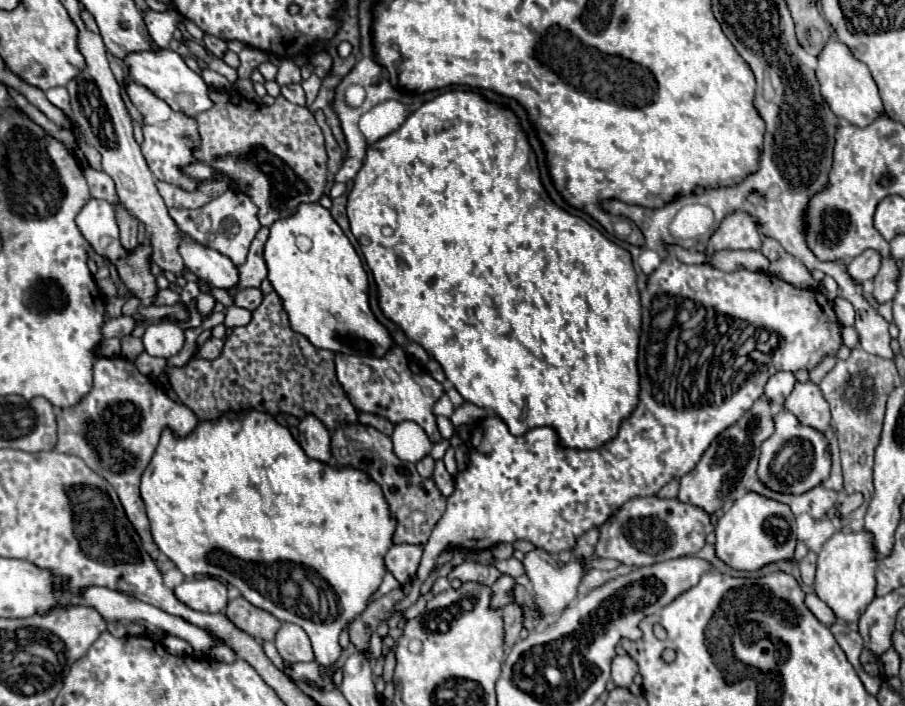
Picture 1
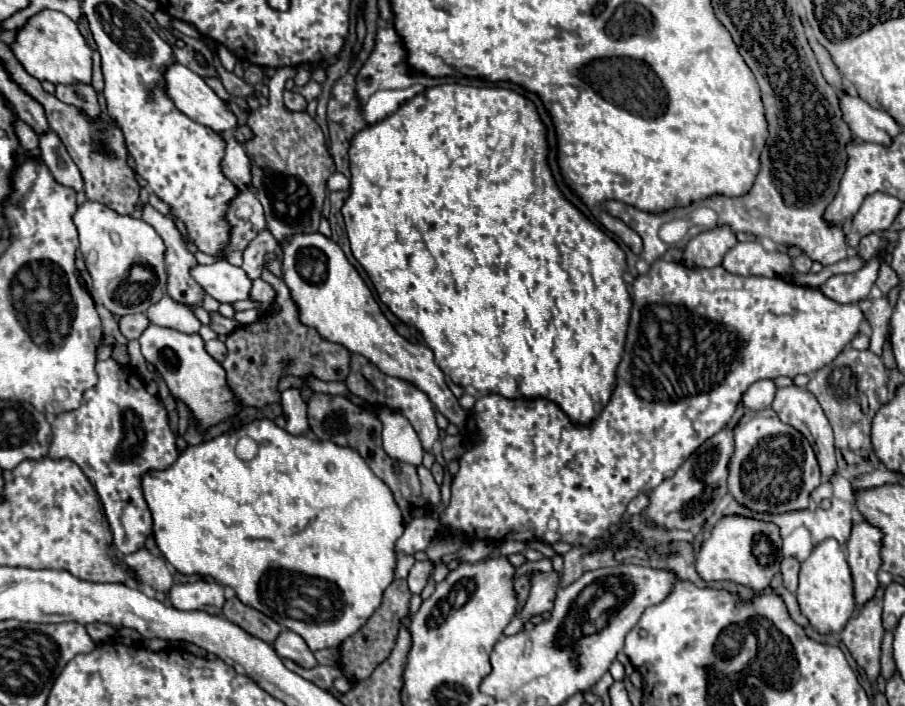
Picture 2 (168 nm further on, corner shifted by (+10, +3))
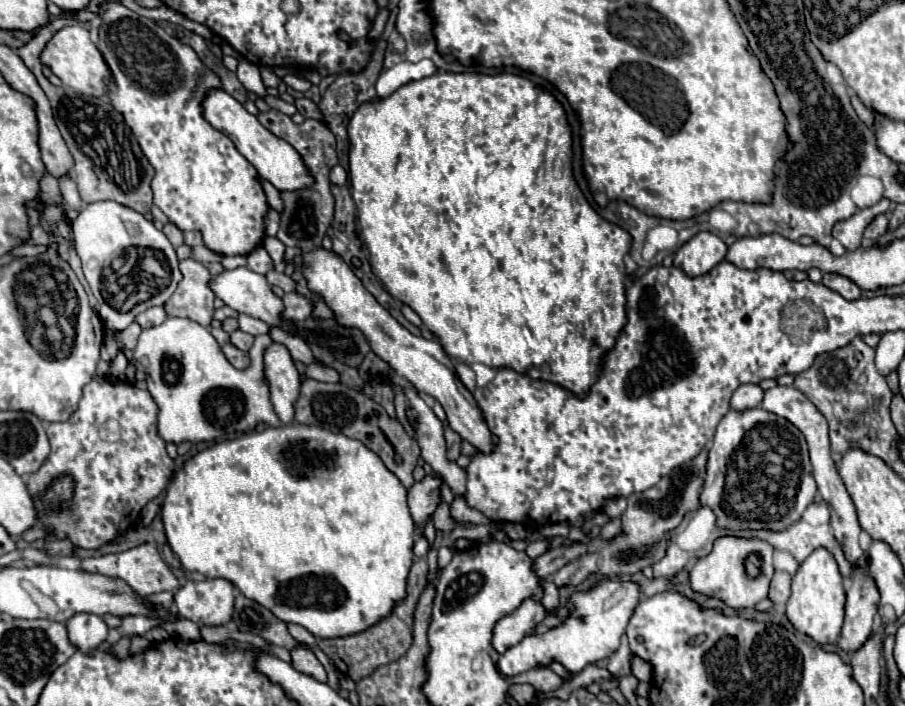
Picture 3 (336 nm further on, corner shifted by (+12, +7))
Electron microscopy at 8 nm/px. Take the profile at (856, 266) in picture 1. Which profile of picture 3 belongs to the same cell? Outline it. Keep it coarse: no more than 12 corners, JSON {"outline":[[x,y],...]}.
{"outline":[[876,216],[864,232],[864,242],[878,240],[888,230],[888,216]]}

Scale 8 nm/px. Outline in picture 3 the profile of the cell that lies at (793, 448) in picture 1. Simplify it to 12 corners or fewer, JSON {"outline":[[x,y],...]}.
{"outline":[[730,410],[700,494],[728,530],[784,530],[816,496],[804,434]]}

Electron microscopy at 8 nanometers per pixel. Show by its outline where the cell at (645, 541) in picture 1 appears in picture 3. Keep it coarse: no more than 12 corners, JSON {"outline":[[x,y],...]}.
{"outline":[[526,598],[496,624],[492,646],[502,654],[544,620],[546,608]]}

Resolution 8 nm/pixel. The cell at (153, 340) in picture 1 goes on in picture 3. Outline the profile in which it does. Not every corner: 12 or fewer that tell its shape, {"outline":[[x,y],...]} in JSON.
{"outline":[[168,316],[142,330],[166,442],[280,426],[264,378],[270,334],[236,370],[208,328]]}

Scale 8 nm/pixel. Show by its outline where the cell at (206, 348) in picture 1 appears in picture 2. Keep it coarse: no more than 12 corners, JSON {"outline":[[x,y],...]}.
{"outline":[[220,340],[206,342],[206,350],[218,362],[226,358],[226,346]]}

